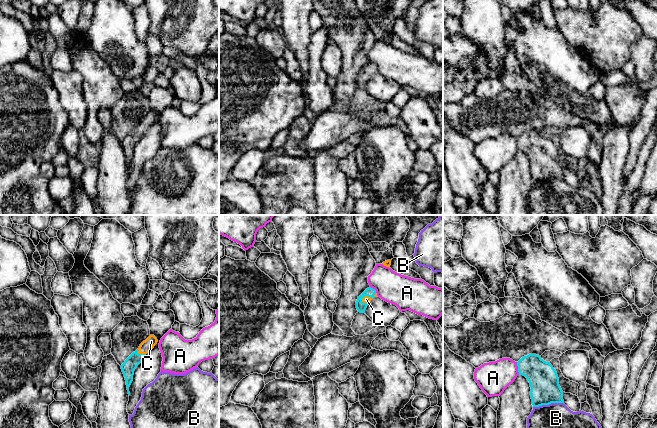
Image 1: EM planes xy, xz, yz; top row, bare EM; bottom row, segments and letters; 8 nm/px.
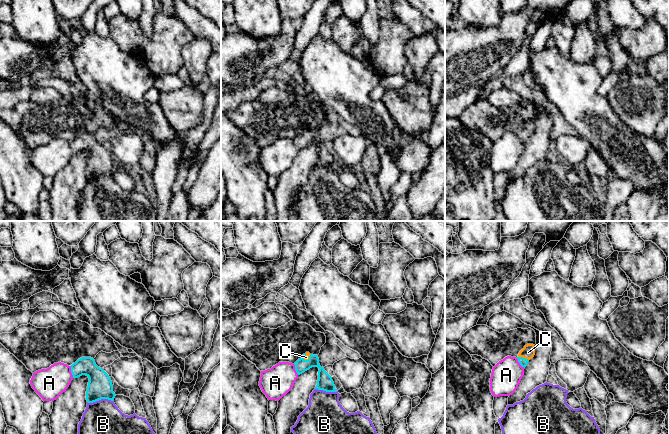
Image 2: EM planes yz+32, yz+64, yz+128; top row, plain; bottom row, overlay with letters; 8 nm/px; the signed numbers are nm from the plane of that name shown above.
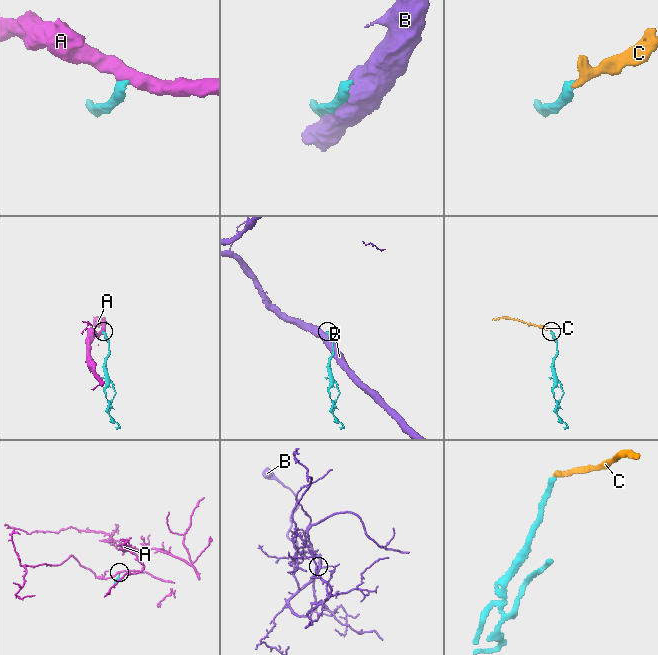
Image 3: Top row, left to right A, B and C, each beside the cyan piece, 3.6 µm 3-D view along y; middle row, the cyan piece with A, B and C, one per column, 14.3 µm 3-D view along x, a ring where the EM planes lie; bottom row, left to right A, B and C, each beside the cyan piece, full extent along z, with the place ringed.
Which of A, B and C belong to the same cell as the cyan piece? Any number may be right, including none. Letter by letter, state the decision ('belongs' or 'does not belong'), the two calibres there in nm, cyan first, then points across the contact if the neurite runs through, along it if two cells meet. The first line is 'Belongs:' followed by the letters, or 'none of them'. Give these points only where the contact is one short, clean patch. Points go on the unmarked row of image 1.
Belongs: C
A: does not belong | 240/260 nm | along yz (516, 138), (519, 150)
B: does not belong | 240/460 nm
C: belongs | 110/90 nm | across xy (128, 143), (140, 130), (151, 117)

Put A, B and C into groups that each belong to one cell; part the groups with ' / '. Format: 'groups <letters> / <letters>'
groups A / B / C

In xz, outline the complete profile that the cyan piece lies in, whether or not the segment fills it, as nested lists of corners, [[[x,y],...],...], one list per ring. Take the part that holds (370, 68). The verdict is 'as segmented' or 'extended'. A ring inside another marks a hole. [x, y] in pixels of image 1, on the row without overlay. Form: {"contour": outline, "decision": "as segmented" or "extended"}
{"contour": [[[371,63],[367,64],[356,77],[356,84],[358,88],[365,89],[368,80],[375,73],[377,73],[376,66]]], "decision": "extended"}

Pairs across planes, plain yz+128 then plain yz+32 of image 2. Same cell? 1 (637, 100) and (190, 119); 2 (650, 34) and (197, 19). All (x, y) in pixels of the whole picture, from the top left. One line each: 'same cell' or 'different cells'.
1: same cell
2: different cells

